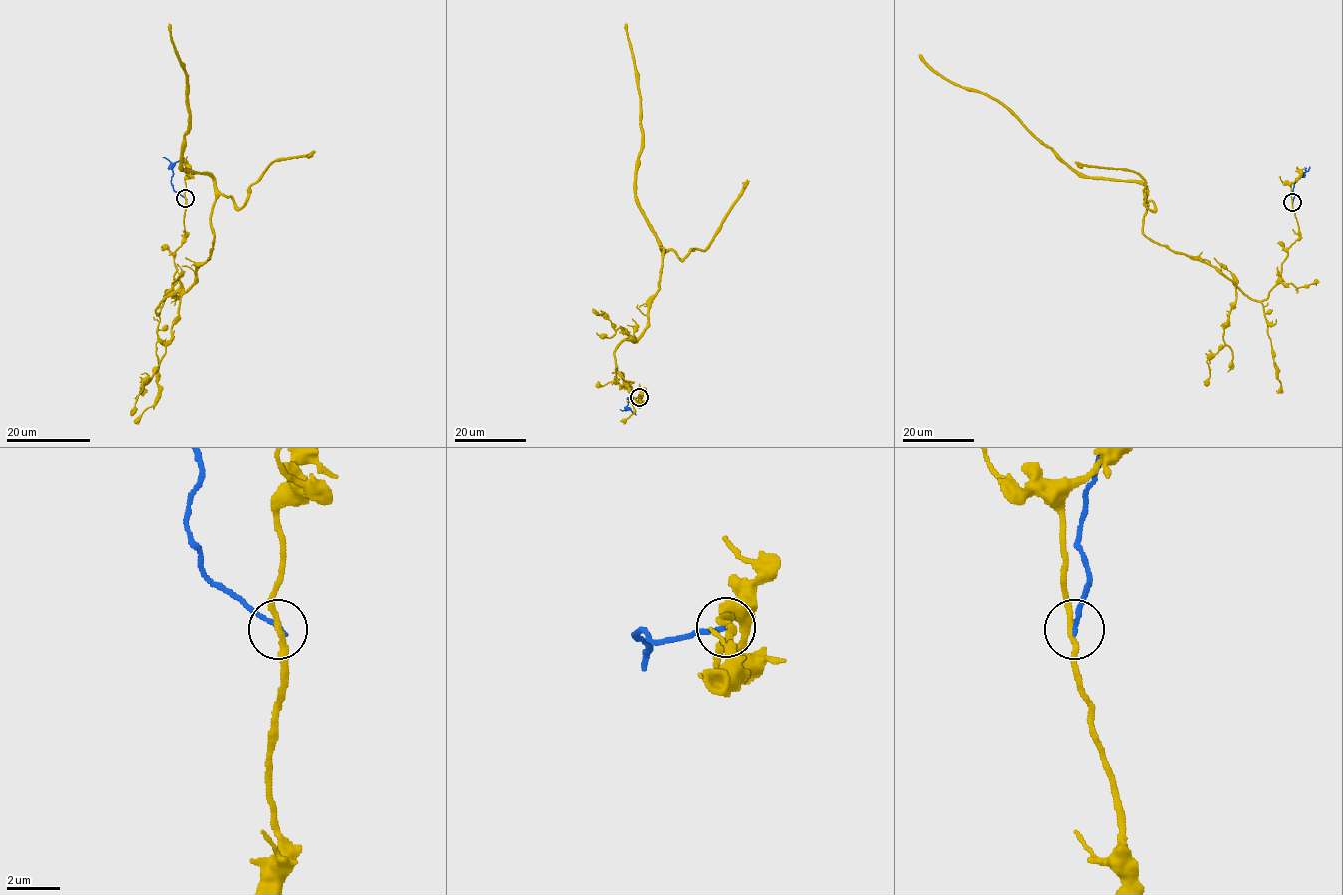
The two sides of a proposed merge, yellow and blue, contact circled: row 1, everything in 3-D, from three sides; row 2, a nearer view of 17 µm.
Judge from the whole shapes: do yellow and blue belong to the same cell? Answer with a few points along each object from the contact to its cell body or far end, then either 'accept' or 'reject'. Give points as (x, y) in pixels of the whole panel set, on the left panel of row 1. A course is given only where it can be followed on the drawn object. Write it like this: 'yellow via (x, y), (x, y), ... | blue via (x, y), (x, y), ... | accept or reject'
yellow via (185, 198), (185, 240), (158, 315), (212, 250), (215, 181), (182, 167), (187, 77), (168, 23) | blue via (185, 198), (173, 189), (171, 176), (171, 167), (182, 156) | reject

